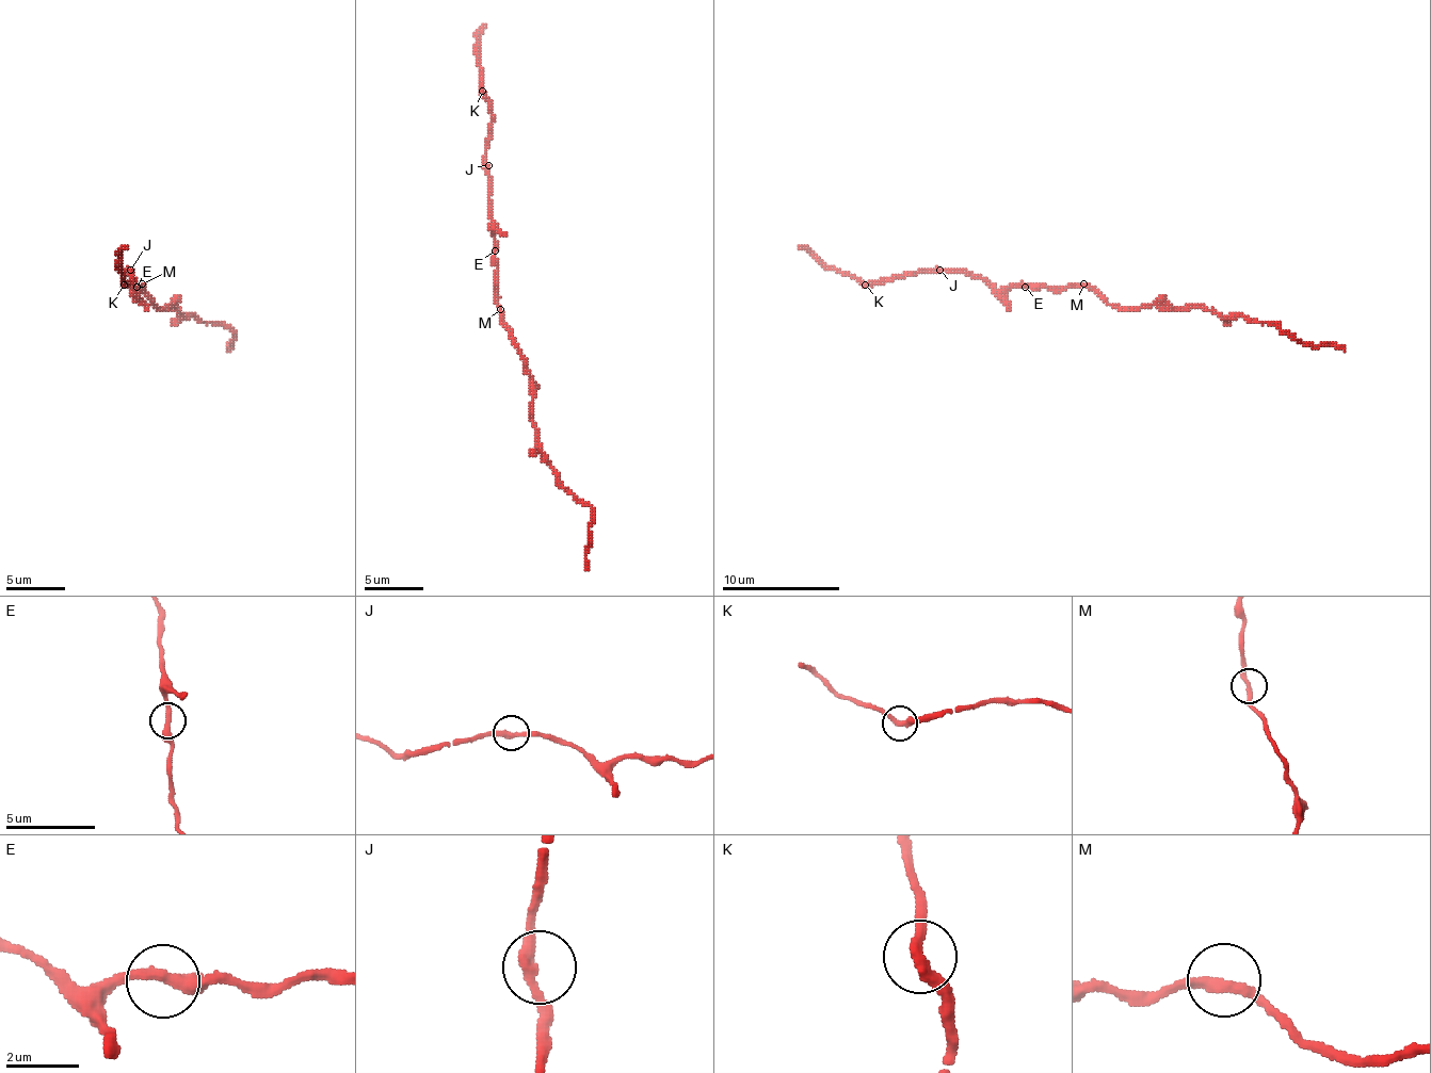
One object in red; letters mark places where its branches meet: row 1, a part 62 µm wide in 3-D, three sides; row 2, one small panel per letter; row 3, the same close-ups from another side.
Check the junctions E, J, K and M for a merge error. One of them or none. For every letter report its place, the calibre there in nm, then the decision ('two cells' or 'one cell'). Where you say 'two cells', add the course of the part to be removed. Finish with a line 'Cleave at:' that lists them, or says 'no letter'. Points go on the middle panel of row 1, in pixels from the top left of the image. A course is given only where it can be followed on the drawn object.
E: place (495, 250); calibre 320 nm; one cell
J: place (488, 165); calibre 300 nm; one cell
K: place (482, 91); calibre 320 nm; one cell
M: place (500, 309); calibre 280 nm; one cell
Cleave at: no letter

